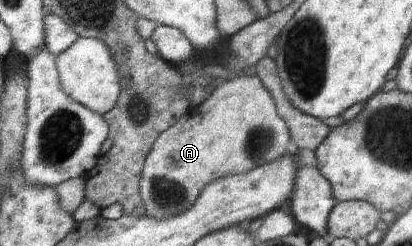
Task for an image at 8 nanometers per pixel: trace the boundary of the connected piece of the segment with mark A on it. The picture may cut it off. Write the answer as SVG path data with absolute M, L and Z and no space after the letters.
M240 73L232 80L221 80L200 105L190 106L179 121L163 131L147 153L138 183L145 215L155 220L180 215L192 207L210 182L222 176L245 174L258 166L275 162L290 152L291 147L287 123L278 115L273 97L258 76Z

